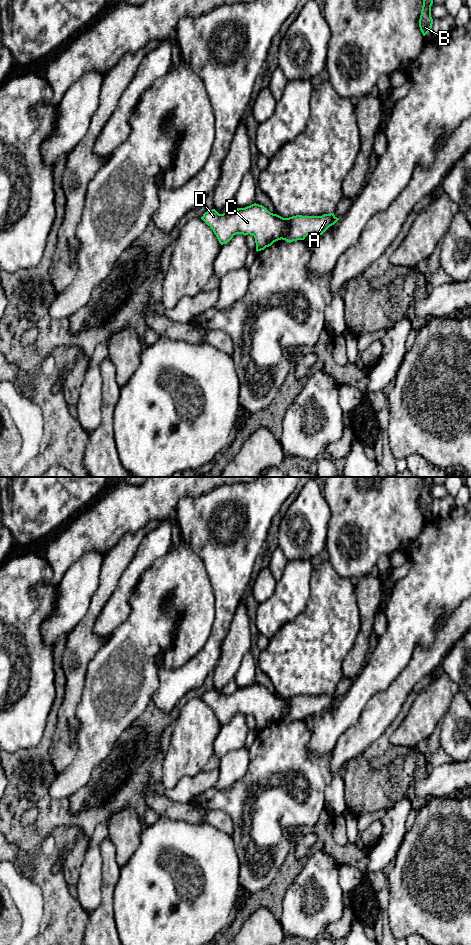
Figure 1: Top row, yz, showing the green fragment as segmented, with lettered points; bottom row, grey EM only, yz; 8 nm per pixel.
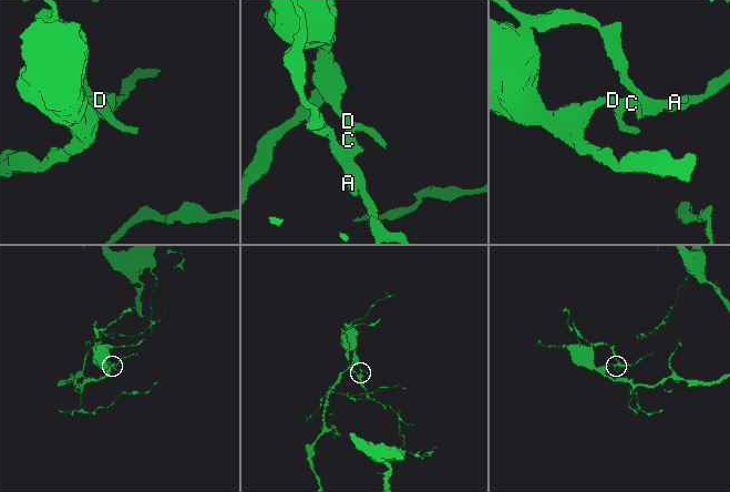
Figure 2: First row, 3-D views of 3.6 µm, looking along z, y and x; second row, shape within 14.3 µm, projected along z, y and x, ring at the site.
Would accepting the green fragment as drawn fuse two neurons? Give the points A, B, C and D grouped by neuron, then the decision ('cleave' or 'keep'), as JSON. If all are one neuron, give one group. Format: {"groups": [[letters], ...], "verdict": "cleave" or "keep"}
{"groups": [["A"], ["B", "C", "D"]], "verdict": "cleave"}

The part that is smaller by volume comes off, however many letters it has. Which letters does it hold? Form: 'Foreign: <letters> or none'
Foreign: A

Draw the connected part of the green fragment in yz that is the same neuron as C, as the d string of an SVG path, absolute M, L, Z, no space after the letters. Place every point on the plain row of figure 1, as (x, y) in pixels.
M256 683L237 688L233 693L219 694L212 689L201 699L211 707L221 725L227 724L236 714L250 714L255 718L257 732L281 720L289 709L286 698Z

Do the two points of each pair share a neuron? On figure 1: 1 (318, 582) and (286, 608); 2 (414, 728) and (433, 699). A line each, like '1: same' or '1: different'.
1: different
2: same

